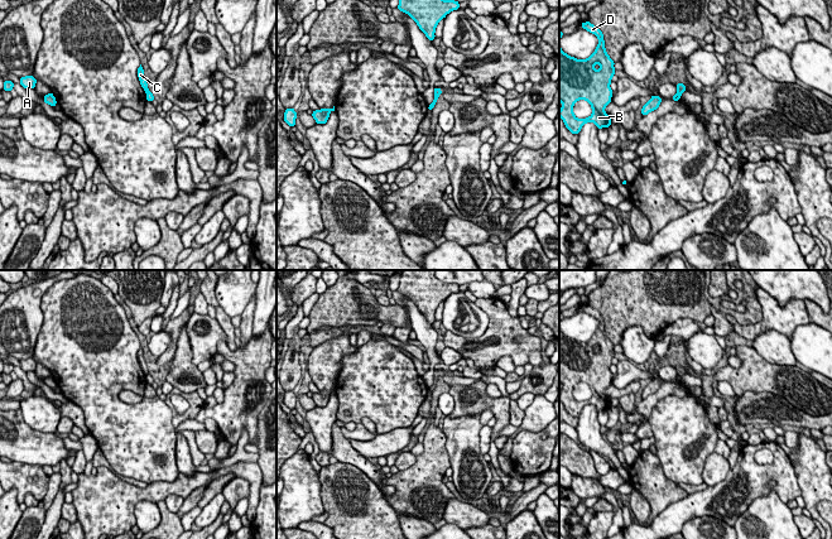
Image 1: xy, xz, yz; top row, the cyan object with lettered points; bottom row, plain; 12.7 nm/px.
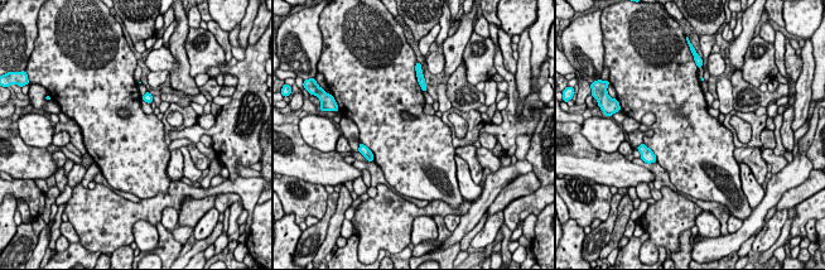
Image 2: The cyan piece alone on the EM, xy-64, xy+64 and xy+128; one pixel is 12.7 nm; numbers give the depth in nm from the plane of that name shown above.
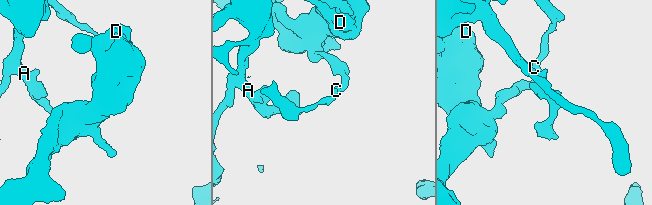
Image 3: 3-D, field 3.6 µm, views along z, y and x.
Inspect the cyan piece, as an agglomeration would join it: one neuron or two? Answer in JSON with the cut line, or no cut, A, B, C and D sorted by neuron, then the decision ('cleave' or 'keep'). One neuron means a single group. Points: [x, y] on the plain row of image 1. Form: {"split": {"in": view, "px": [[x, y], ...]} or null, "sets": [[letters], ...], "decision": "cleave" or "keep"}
{"split": {"in": "xy", "px": [[148, 373], [145, 375]]}, "sets": [["A", "C"], ["B", "D"]], "decision": "cleave"}

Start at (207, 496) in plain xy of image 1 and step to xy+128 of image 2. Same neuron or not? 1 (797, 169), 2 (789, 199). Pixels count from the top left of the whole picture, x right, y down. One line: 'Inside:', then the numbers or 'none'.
Inside: 2

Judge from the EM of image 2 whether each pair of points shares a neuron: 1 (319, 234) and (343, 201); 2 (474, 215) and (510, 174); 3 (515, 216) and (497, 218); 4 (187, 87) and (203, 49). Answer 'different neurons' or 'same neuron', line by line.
1: different neurons
2: same neuron
3: different neurons
4: different neurons

